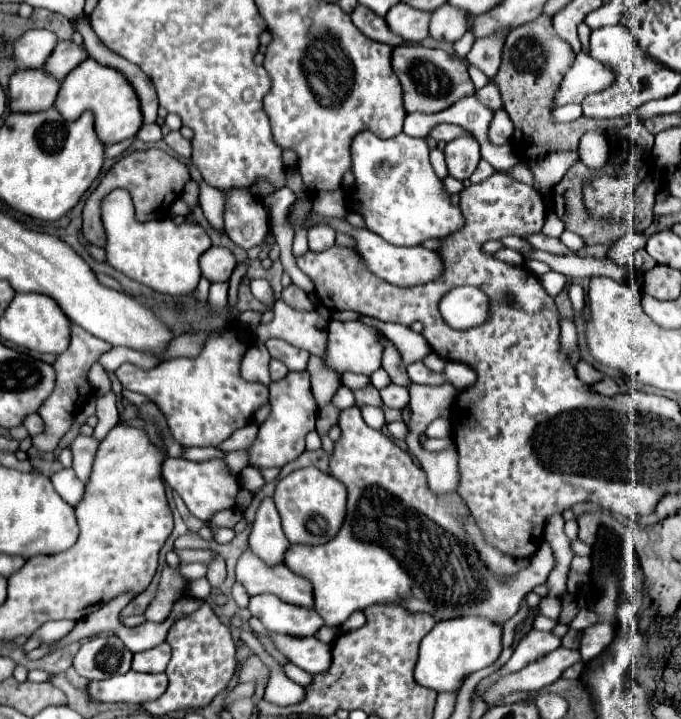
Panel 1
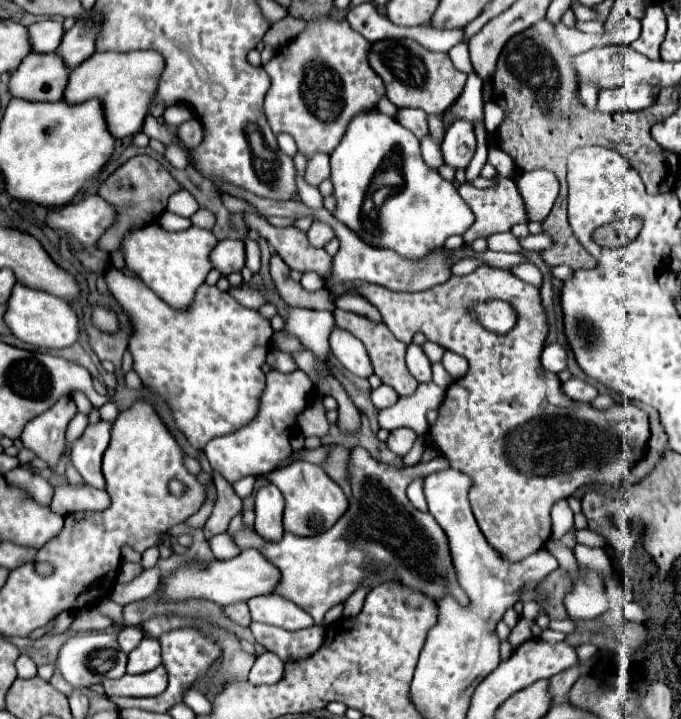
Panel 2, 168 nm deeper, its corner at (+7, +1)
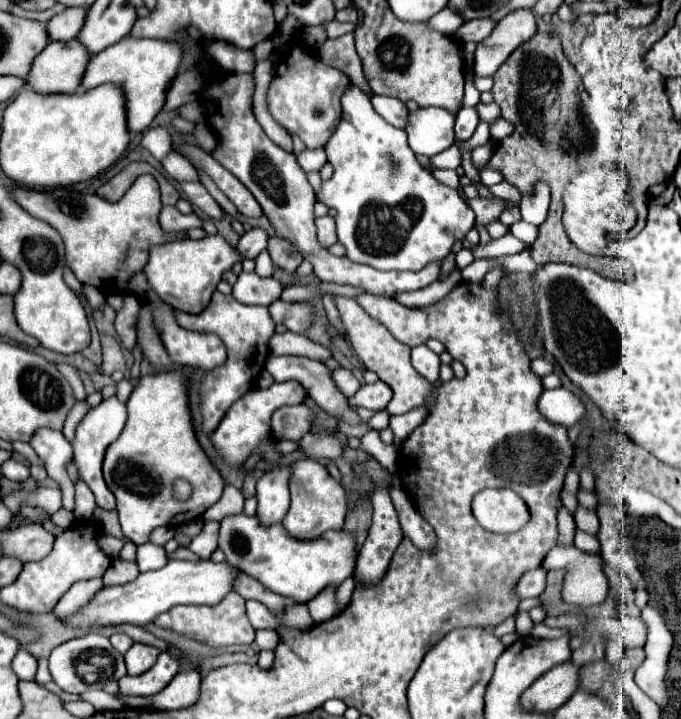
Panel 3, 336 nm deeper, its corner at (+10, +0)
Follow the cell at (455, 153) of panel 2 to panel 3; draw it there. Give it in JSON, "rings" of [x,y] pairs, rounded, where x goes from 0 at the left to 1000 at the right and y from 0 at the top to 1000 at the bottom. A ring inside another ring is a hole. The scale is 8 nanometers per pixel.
{"rings":[[[696,149],[675,152],[670,160],[670,191],[690,193],[702,171],[705,171],[705,163],[702,163],[702,154]]]}

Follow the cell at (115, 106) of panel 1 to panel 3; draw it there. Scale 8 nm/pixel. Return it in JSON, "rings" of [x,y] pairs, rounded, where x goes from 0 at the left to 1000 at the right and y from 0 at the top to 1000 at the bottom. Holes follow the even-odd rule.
{"rings":[[[182,51],[170,63],[147,71],[129,88],[120,121],[135,124],[150,115],[170,115],[185,127],[185,154],[188,154],[188,177],[191,182],[211,182],[223,166],[238,154],[244,143],[244,127],[253,118],[264,88],[267,74],[264,63],[241,54],[217,54],[217,51]]]}

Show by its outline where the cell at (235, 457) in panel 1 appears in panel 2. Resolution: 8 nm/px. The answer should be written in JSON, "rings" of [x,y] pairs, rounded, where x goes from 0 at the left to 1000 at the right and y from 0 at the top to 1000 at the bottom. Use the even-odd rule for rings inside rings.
{"rings":[[[313,656],[313,670],[319,679],[319,698],[316,698],[316,707],[307,718],[307,723],[298,732],[298,743],[304,751],[310,745],[327,743],[333,737],[339,718],[354,712],[354,693],[345,687],[339,673],[322,656]]]}

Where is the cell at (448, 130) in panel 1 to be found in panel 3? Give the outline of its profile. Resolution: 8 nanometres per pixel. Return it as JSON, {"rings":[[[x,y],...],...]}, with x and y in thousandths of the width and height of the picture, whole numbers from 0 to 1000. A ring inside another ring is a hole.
{"rings":[[[549,132],[546,146],[555,160],[561,160],[573,174],[579,177],[593,177],[599,166],[599,152],[596,146],[581,138],[581,135],[567,135],[567,132]]]}

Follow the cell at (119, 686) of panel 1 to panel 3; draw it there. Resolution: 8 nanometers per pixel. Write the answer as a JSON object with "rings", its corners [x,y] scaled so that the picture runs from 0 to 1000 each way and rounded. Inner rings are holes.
{"rings":[[[238,905],[232,911],[232,919],[226,922],[226,928],[217,930],[211,939],[179,942],[173,947],[176,950],[176,964],[206,967],[206,969],[226,967],[226,964],[238,961],[261,933],[264,933],[264,919],[250,905]]]}

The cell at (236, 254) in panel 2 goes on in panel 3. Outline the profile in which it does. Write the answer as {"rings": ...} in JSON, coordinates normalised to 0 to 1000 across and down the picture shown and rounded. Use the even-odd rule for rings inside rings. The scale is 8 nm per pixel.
{"rings":[[[373,316],[367,321],[361,321],[355,327],[355,332],[349,335],[347,346],[361,357],[361,360],[373,360],[382,349],[388,349],[394,341],[394,324],[382,316]]]}

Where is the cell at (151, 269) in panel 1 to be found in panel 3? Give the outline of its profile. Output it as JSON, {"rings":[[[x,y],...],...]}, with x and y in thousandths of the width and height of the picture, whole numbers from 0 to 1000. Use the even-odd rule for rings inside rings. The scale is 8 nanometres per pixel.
{"rings":[[[305,327],[302,332],[285,335],[256,335],[238,344],[223,344],[223,355],[214,369],[214,382],[220,399],[256,430],[291,438],[297,435],[305,421],[311,408],[317,405],[317,396],[326,391],[326,380],[338,377],[344,366],[355,363],[352,352],[329,335],[323,327]]]}

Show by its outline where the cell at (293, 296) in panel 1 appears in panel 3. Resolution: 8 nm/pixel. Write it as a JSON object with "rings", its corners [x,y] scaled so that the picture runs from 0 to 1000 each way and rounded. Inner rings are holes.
{"rings":[[[396,330],[394,352],[396,352],[402,369],[414,371],[420,377],[435,377],[438,369],[446,363],[441,349],[426,335],[417,335],[414,330]]]}

